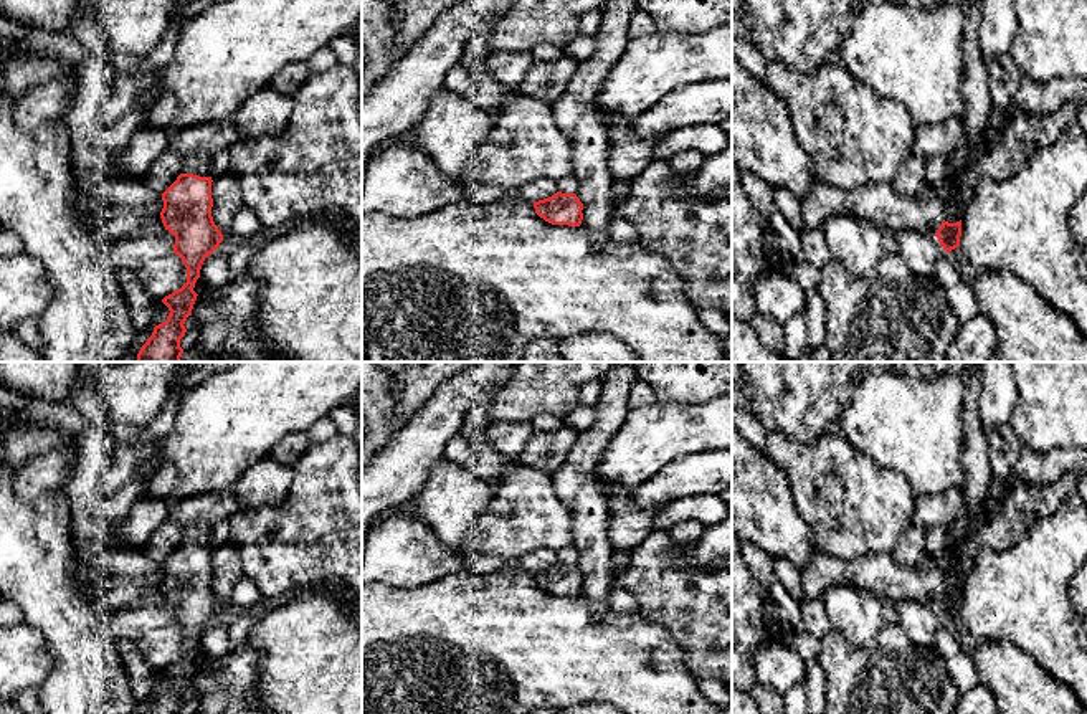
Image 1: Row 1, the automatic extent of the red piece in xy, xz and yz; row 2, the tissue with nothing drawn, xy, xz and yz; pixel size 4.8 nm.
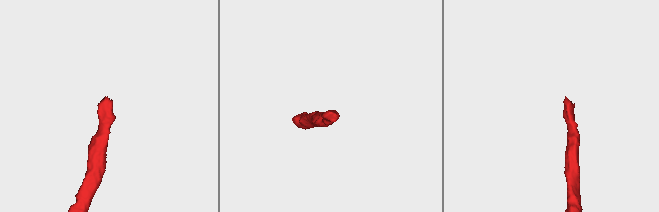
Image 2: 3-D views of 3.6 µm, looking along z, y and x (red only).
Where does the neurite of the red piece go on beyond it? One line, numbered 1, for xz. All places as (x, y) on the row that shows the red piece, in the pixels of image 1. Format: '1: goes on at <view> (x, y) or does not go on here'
1: does not go on here

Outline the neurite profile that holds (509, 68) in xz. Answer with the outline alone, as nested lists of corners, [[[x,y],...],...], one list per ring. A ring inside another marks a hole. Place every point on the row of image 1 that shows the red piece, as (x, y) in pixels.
[[[492,51],[486,60],[486,68],[494,81],[507,89],[517,89],[534,63],[530,51]]]

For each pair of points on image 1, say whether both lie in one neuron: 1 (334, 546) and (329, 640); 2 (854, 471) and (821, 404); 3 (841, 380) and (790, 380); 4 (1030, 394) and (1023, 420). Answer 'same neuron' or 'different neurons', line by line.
1: different neurons
2: different neurons
3: same neuron
4: same neuron

